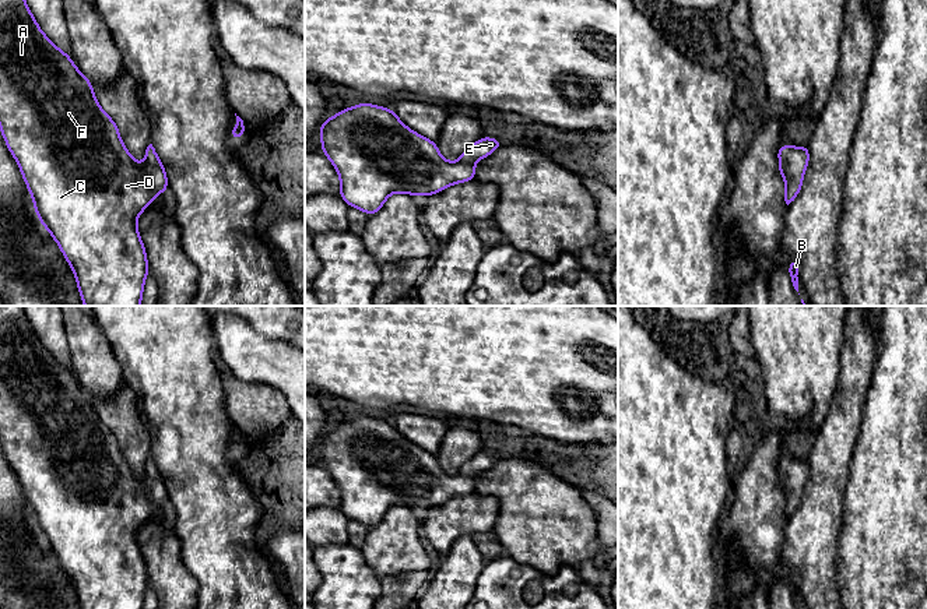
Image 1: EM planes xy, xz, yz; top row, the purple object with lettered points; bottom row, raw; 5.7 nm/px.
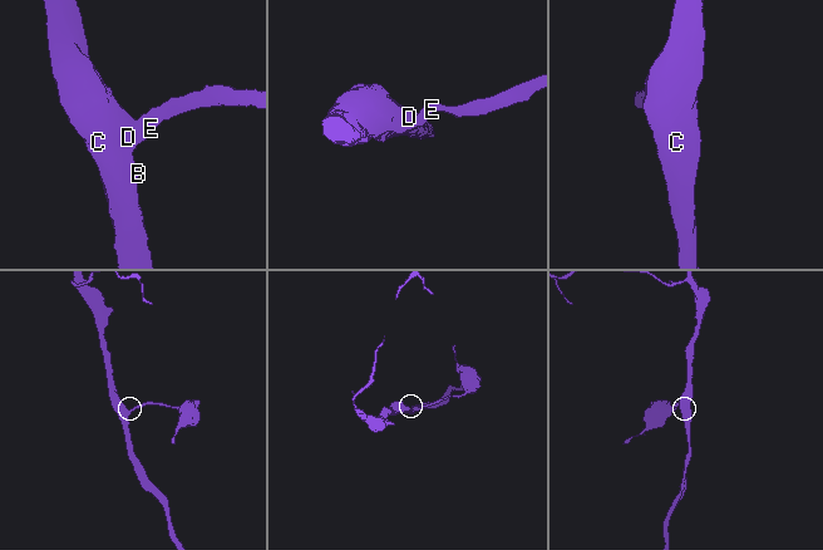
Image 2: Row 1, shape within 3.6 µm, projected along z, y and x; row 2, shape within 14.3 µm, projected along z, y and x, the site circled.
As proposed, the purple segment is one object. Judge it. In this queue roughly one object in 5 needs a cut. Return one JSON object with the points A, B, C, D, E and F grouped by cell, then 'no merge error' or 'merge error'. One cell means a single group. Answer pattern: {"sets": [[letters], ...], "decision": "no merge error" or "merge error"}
{"sets": [["A", "B", "C", "D", "E", "F"]], "decision": "no merge error"}

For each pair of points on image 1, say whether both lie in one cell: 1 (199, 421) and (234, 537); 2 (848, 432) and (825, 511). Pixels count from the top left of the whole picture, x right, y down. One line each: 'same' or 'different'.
1: same
2: same

